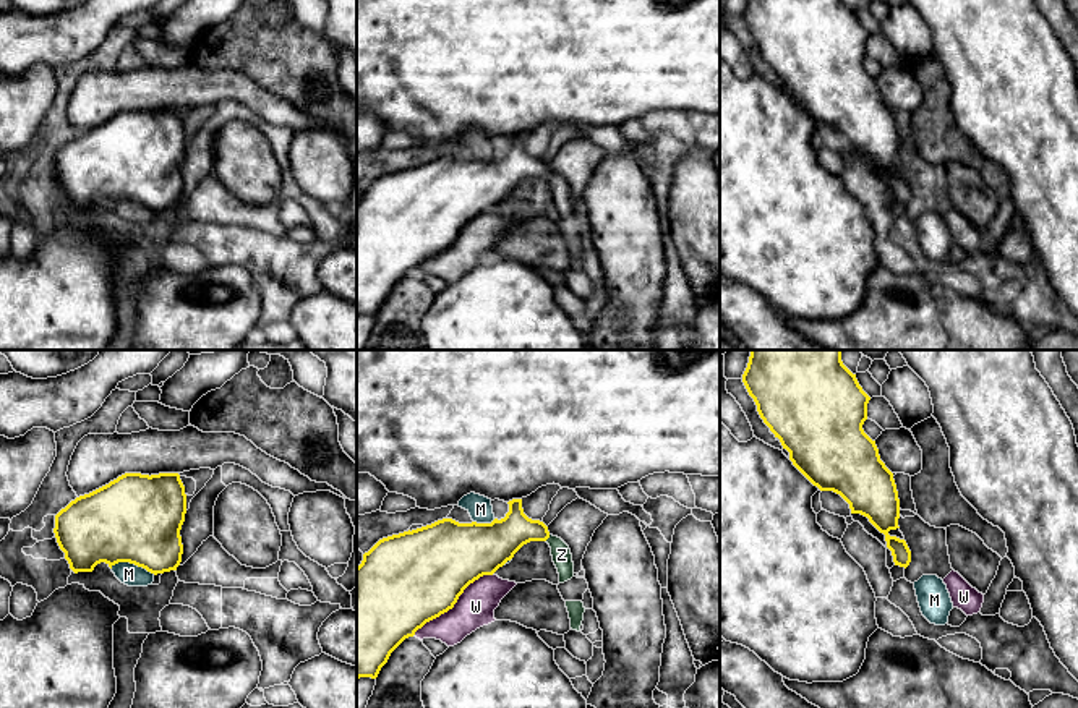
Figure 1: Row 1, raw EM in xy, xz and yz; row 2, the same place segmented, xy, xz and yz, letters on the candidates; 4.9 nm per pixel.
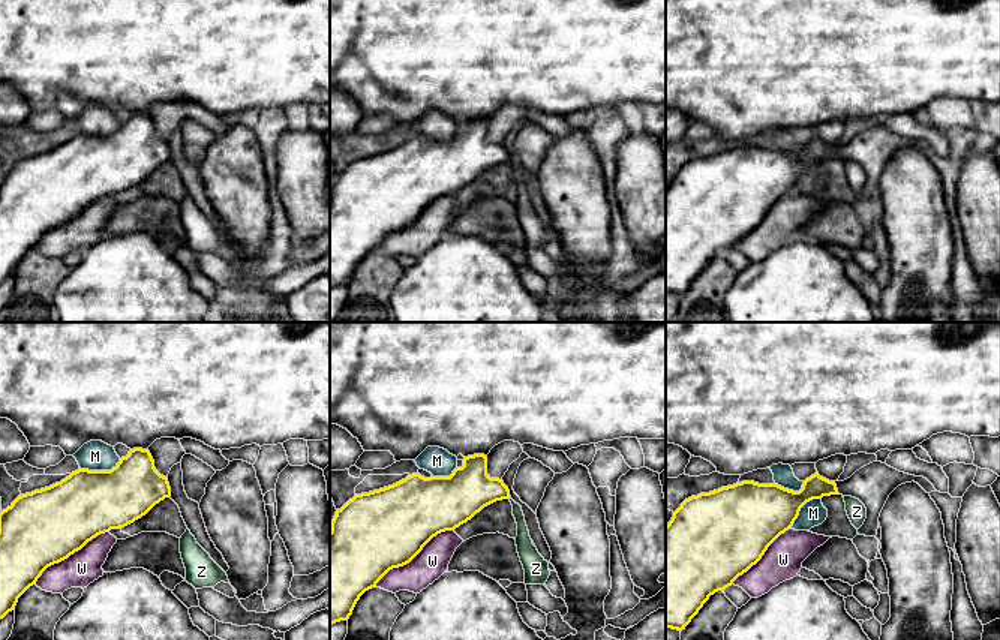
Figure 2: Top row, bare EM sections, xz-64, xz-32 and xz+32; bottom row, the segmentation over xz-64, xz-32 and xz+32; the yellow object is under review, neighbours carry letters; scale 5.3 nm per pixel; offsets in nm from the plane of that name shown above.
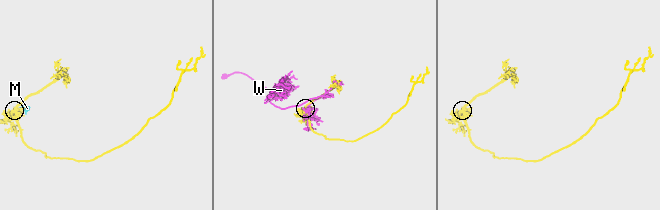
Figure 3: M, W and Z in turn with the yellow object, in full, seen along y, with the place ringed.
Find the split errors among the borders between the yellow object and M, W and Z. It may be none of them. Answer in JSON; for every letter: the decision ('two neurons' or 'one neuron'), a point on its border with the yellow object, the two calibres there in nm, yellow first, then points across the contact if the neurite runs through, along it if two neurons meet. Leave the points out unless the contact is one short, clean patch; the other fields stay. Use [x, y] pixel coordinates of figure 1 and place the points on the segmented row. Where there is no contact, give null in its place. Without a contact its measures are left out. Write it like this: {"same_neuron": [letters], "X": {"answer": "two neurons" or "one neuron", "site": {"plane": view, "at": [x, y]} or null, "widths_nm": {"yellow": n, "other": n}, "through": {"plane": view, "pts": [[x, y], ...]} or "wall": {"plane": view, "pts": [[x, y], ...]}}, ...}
{"same_neuron": ["Z"], "M": {"answer": "two neurons", "site": {"plane": "xy", "at": [133, 562]}, "widths_nm": {"yellow": 440, "other": 110}}, "W": {"answer": "two neurons", "site": {"plane": "xz", "at": [454, 603]}, "widths_nm": {"yellow": 460, "other": 190}}, "Z": {"answer": "one neuron", "site": {"plane": "xz", "at": [547, 538]}, "widths_nm": {"yellow": 200, "other": 100}, "through": {"plane": "xz", "pts": [[496, 543], [509, 533], [547, 538], [561, 554]]}}}

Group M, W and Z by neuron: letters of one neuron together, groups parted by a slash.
M / W / Z

